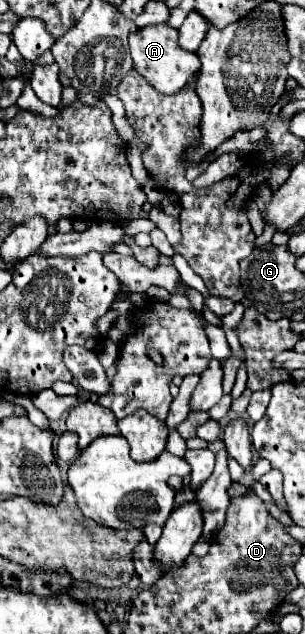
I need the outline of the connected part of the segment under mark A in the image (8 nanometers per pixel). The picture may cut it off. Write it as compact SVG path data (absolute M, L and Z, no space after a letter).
M157 23L157 25L147 25L143 29L137 29L129 37L129 51L133 57L133 65L143 77L161 93L173 95L177 93L183 85L189 83L189 79L199 71L199 57L191 51L179 49L179 31L171 29L167 23Z

